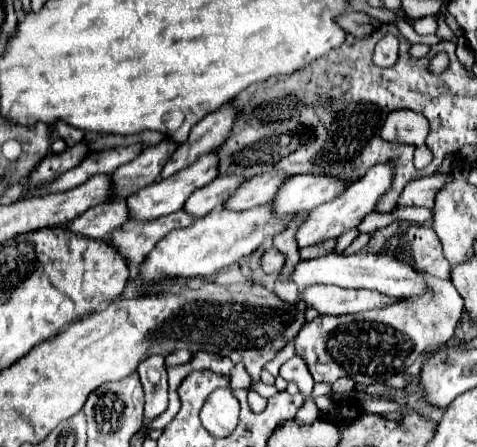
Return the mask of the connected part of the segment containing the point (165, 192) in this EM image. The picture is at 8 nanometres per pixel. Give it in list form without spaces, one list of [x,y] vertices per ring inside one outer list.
[[[206,152],[202,154],[196,164],[190,164],[188,168],[172,174],[170,178],[164,178],[164,180],[156,180],[152,184],[148,184],[146,188],[134,192],[132,196],[128,196],[128,208],[130,208],[130,214],[132,218],[138,218],[138,220],[150,220],[150,218],[158,218],[158,216],[164,216],[164,214],[170,214],[170,212],[176,212],[176,210],[182,210],[184,208],[184,202],[188,200],[188,196],[210,184],[212,180],[216,180],[220,174],[220,168],[218,168],[218,154],[216,152]]]

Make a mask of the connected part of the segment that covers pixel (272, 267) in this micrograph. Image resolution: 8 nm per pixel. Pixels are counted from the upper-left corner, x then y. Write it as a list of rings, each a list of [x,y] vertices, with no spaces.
[[[276,248],[266,250],[260,258],[260,270],[264,274],[278,274],[282,266],[284,266],[284,256]]]

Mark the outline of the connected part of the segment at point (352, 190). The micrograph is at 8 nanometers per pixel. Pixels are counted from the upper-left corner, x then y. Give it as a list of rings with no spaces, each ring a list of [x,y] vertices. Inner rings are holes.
[[[390,160],[388,164],[376,164],[366,172],[366,176],[352,182],[344,190],[344,196],[336,196],[336,200],[332,200],[328,204],[322,204],[320,208],[314,208],[310,212],[308,220],[304,220],[302,226],[298,228],[298,234],[296,234],[298,248],[312,246],[312,244],[318,244],[318,242],[328,240],[328,238],[338,238],[342,232],[356,228],[364,220],[366,214],[376,210],[378,200],[390,190],[392,178],[394,178],[394,168],[396,168],[396,160]]]

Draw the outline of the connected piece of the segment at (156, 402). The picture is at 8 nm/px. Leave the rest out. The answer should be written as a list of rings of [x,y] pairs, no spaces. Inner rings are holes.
[[[150,356],[138,364],[140,382],[146,394],[144,420],[152,420],[162,414],[168,406],[168,382],[166,382],[166,364],[164,356]]]

